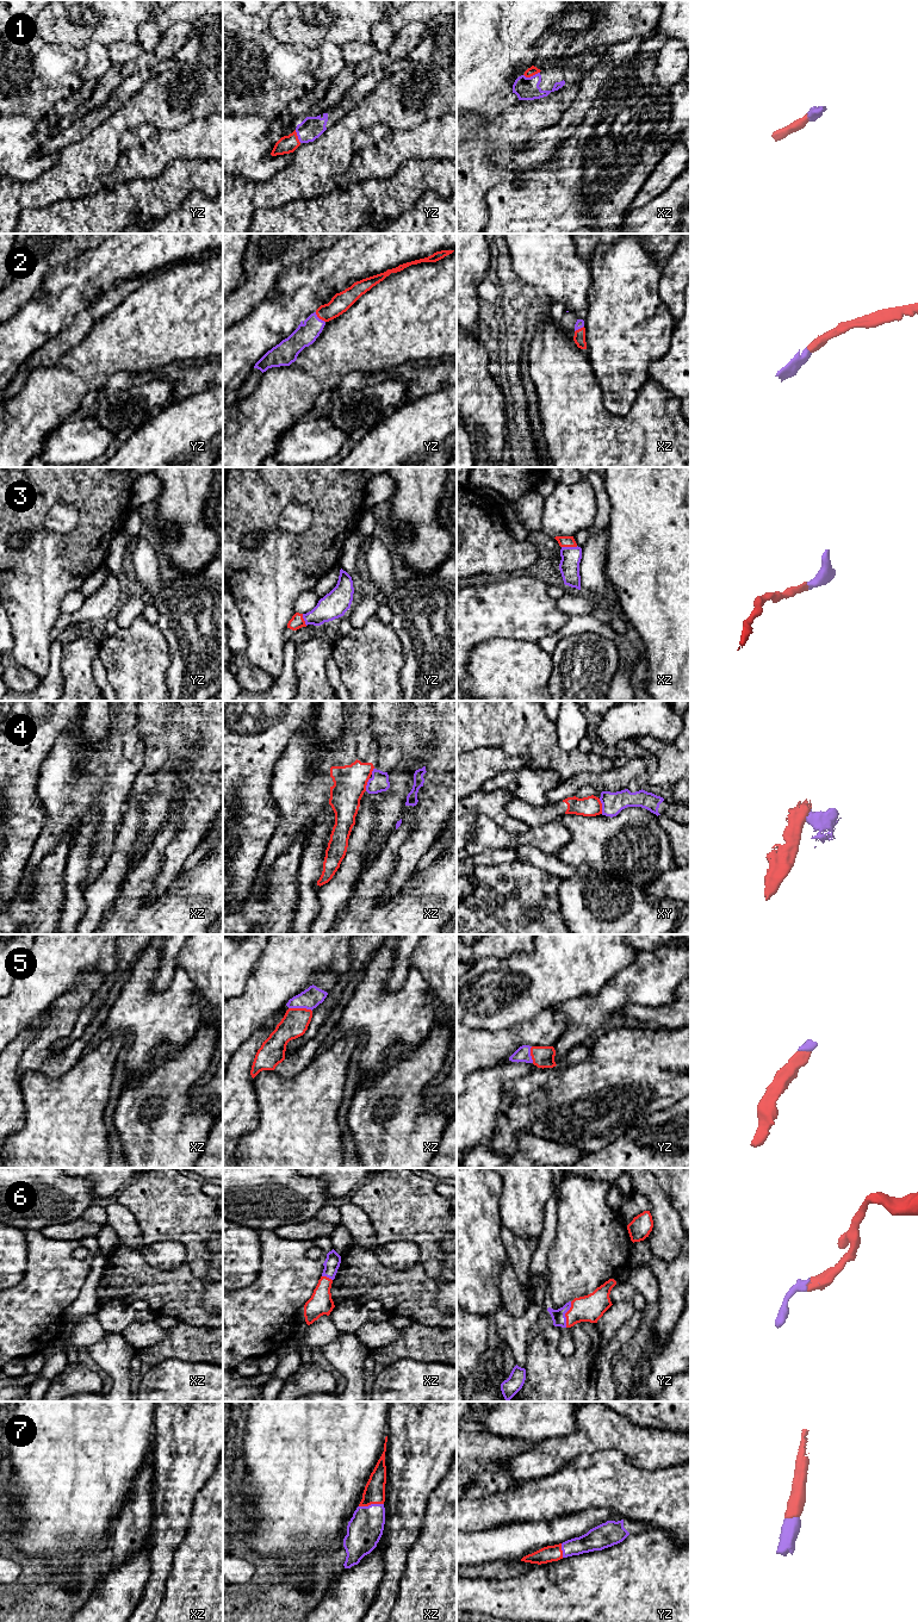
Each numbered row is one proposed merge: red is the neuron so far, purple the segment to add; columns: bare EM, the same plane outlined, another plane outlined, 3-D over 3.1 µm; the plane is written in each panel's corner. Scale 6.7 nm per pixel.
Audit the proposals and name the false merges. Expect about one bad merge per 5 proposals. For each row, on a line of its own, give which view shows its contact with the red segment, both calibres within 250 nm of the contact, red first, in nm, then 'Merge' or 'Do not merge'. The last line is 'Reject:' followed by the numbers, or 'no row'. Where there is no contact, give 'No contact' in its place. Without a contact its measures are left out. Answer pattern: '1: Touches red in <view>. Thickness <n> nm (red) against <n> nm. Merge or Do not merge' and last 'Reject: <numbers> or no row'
1: Touches red in xz. Thickness 60 nm (red) against 160 nm. Merge
2: Touches red in yz. Thickness 140 nm (red) against 150 nm. Merge
3: Touches red in xz. Thickness 80 nm (red) against 140 nm. Merge
4: Touches red in xy. Thickness 140 nm (red) against 150 nm. Do not merge
5: Touches red in xz. Thickness 180 nm (red) against 140 nm. Merge
6: Touches red in yz. Thickness 180 nm (red) against 100 nm. Merge
7: Touches red in xz. Thickness 140 nm (red) against 240 nm. Merge
Reject: 4

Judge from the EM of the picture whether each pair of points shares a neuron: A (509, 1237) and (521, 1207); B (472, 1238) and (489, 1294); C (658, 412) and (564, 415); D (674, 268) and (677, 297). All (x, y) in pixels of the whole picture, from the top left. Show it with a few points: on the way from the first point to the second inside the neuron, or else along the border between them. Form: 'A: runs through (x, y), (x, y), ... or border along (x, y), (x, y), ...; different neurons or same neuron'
A: border along (502, 1225), (519, 1236), (529, 1236), (537, 1240); different neurons
B: runs through (472, 1253), (472, 1278), (475, 1280); same neuron
C: runs through (634, 426), (588, 426); same neuron
D: runs through (674, 275), (674, 290); same neuron

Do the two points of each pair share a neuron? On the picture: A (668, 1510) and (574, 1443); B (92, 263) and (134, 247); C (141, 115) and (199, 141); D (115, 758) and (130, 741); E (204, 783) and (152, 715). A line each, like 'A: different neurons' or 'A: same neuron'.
A: different neurons
B: same neuron
C: different neurons
D: same neuron
E: same neuron

